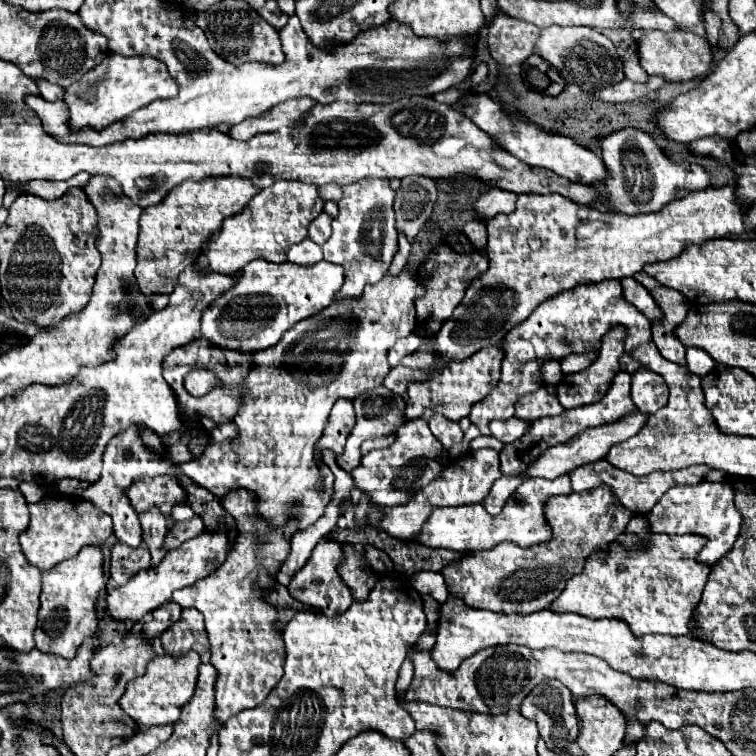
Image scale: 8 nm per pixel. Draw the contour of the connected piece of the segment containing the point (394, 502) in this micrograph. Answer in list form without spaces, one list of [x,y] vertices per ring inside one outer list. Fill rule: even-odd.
[[[422,418],[410,420],[404,428],[398,428],[396,440],[392,446],[384,450],[368,452],[362,458],[360,466],[350,472],[360,492],[370,496],[368,526],[380,528],[380,522],[384,520],[384,512],[382,512],[384,508],[406,504],[422,486],[436,480],[444,472],[444,466],[440,464],[442,456],[448,458],[448,452],[444,452],[440,440],[430,432],[428,422],[424,422]]]

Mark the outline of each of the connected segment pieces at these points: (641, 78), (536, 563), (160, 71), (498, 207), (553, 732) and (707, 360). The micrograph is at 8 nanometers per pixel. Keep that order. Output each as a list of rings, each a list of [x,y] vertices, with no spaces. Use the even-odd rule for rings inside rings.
[[[638,46],[634,48],[628,48],[628,56],[624,60],[624,74],[628,80],[634,80],[634,82],[640,82],[640,84],[646,84],[648,82],[648,74],[646,70],[640,66],[640,58],[638,58]]]
[[[606,484],[584,492],[572,492],[568,496],[552,496],[544,510],[546,520],[554,530],[554,538],[548,544],[522,550],[508,542],[492,550],[469,552],[460,562],[442,570],[448,590],[456,592],[456,596],[464,596],[472,608],[500,614],[530,614],[548,608],[560,596],[566,582],[584,568],[584,560],[598,550],[606,550],[632,518],[632,512],[618,504],[612,488]]]
[[[110,54],[86,72],[80,80],[76,80],[64,94],[64,100],[68,100],[70,108],[70,122],[72,128],[106,128],[112,122],[118,122],[132,114],[134,110],[160,100],[160,98],[174,98],[178,94],[176,80],[168,74],[168,68],[164,68],[164,62],[154,60],[150,56],[134,56],[126,58],[120,54]]]
[[[494,188],[486,194],[482,194],[482,198],[476,202],[476,210],[478,210],[482,220],[488,220],[488,216],[494,216],[494,214],[500,214],[500,212],[512,212],[514,204],[516,204],[514,192]]]
[[[538,684],[528,698],[524,698],[520,712],[524,718],[534,720],[538,724],[540,736],[544,738],[546,746],[554,752],[562,752],[572,740],[576,740],[578,736],[578,716],[576,716],[576,706],[572,700],[572,694],[566,686],[562,684]]]
[[[686,346],[686,364],[688,364],[688,370],[696,372],[698,376],[708,374],[716,366],[714,358],[706,350],[696,346]]]

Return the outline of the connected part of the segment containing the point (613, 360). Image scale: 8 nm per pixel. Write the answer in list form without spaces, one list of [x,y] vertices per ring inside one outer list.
[[[622,324],[612,326],[612,330],[608,330],[606,336],[602,336],[602,350],[600,350],[600,360],[596,360],[588,370],[576,372],[574,376],[564,376],[562,382],[556,386],[556,394],[560,404],[564,404],[564,408],[576,408],[576,406],[584,406],[584,404],[594,404],[598,402],[604,392],[608,392],[612,378],[616,376],[616,372],[620,370],[620,356],[624,354],[624,338],[626,338],[626,328]]]

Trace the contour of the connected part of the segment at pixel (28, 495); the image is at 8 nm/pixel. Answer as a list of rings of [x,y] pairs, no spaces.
[[[24,480],[24,482],[20,482],[20,486],[18,486],[18,490],[24,494],[24,498],[28,500],[28,502],[38,502],[42,496],[44,496],[44,488],[38,484],[38,482],[34,482],[34,480]]]

